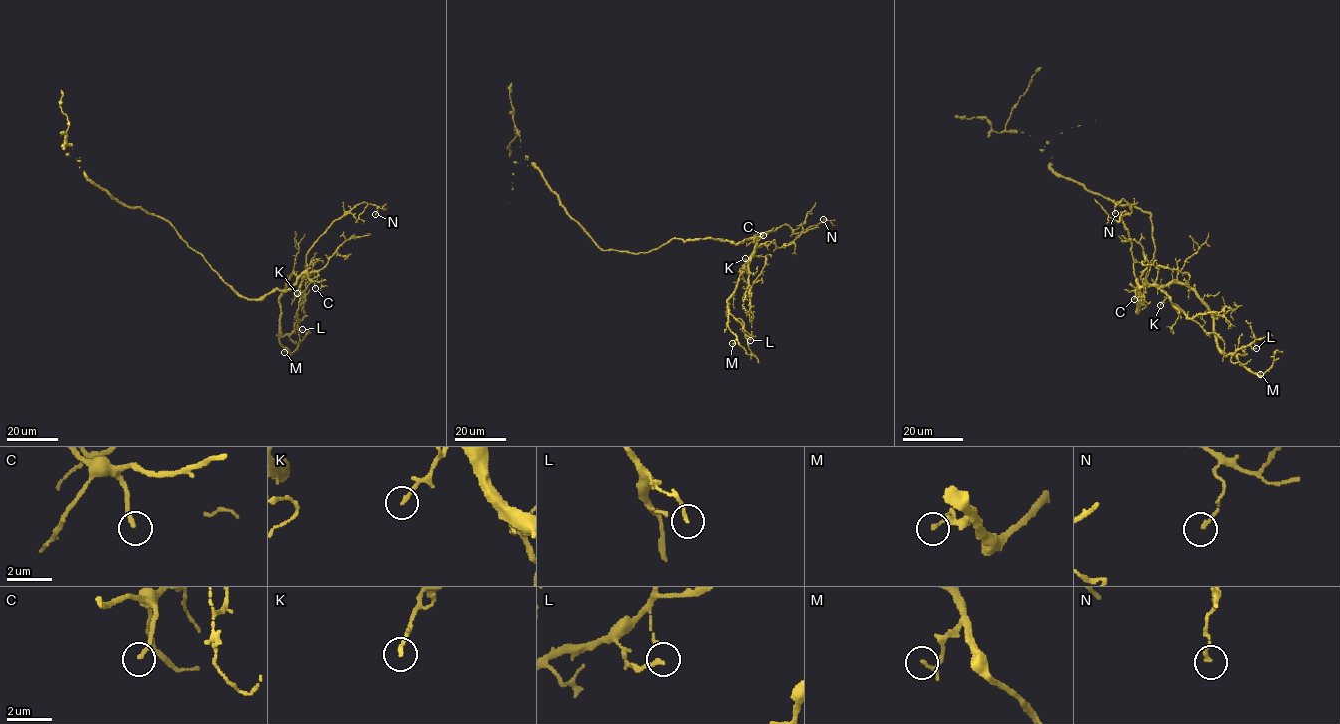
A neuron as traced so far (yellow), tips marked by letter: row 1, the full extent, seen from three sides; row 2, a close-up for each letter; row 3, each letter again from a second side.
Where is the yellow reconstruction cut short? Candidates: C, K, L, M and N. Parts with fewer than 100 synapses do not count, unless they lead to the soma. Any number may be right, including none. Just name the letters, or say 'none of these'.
C

